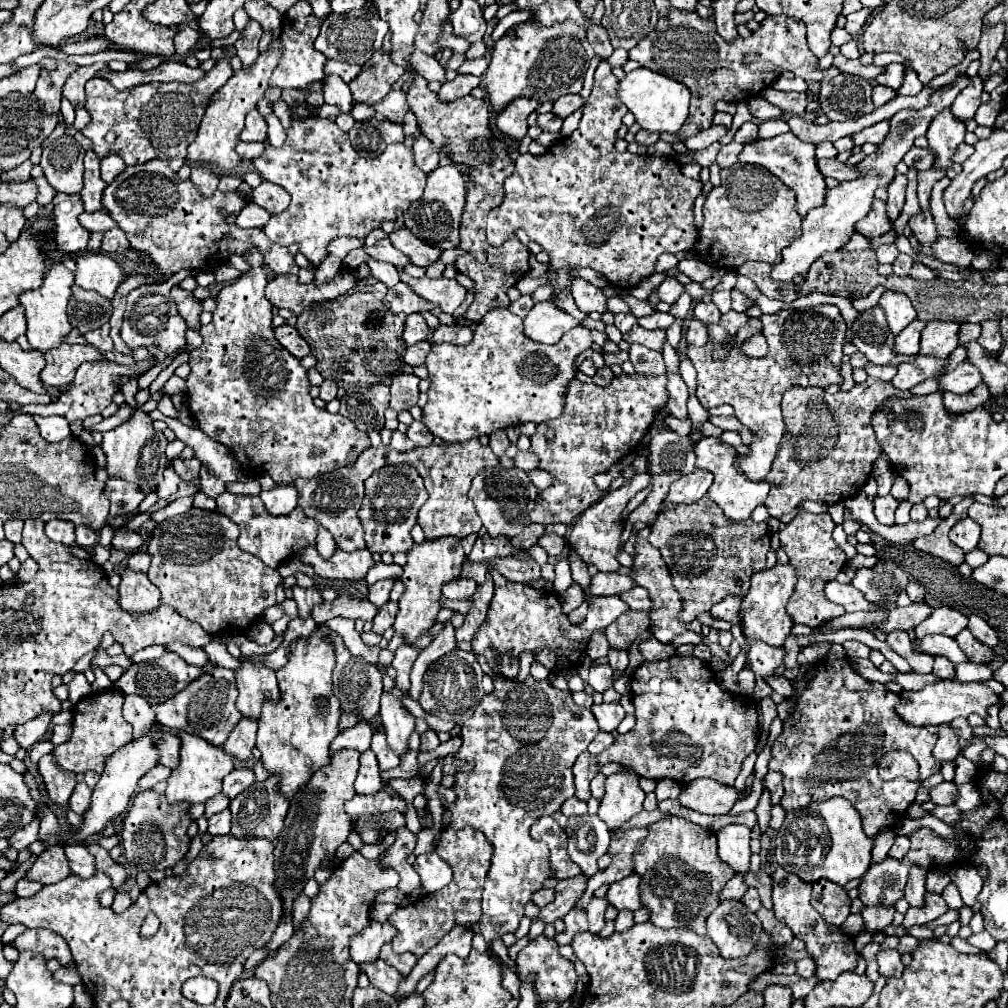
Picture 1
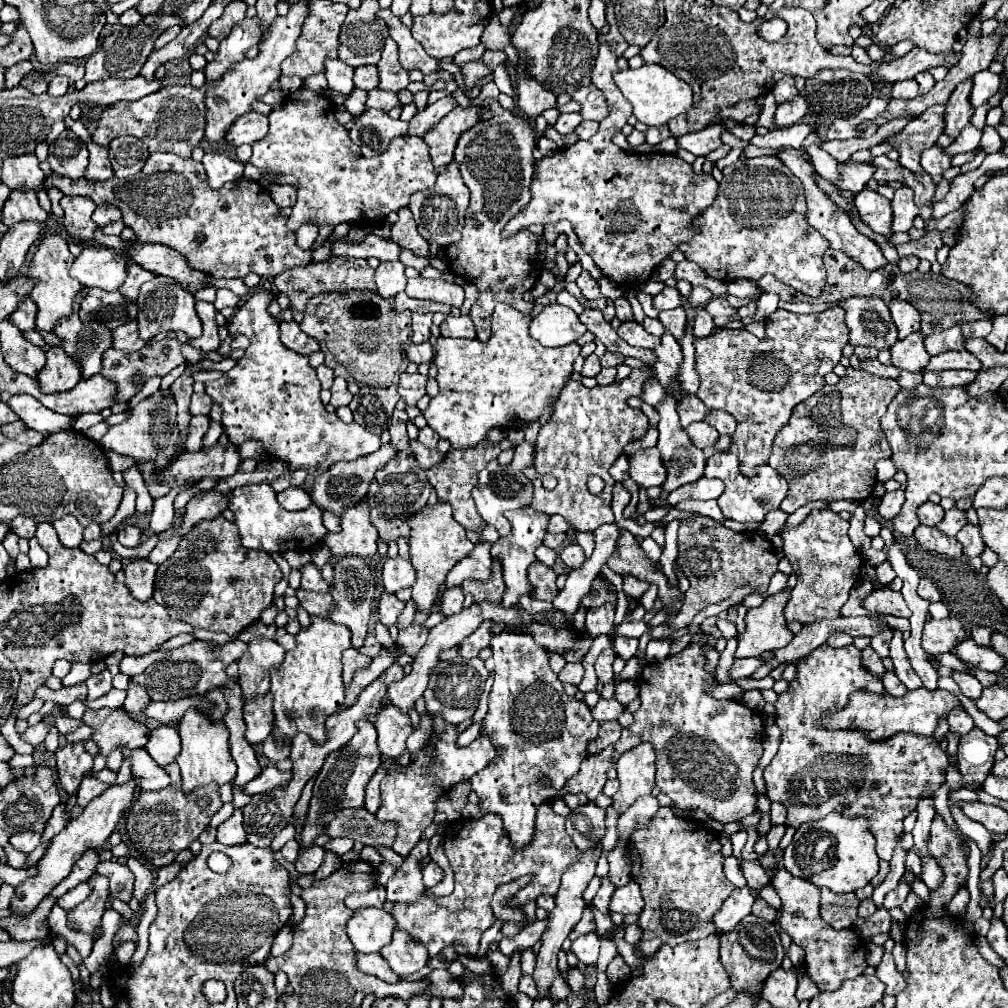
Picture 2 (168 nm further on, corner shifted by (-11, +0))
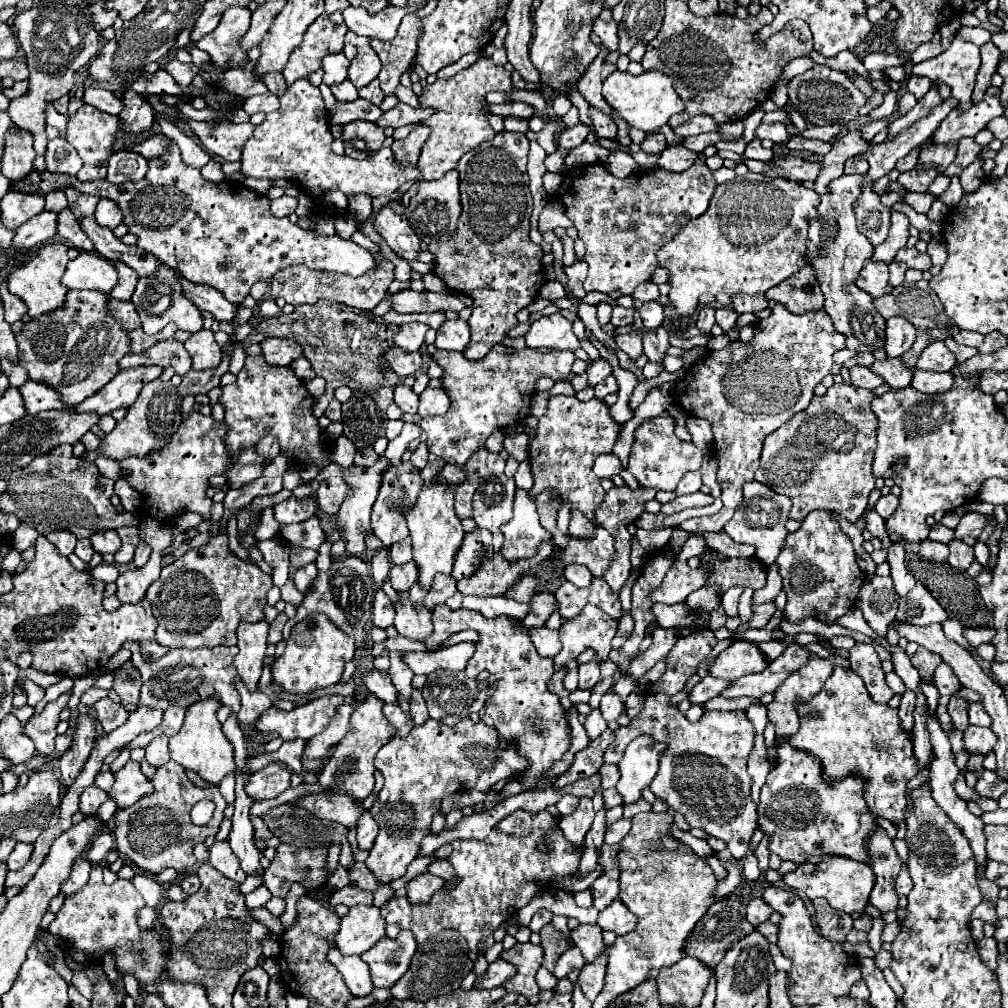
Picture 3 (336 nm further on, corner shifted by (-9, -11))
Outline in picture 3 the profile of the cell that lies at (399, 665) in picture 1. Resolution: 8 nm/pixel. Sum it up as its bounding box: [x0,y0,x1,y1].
[394,592,432,642]

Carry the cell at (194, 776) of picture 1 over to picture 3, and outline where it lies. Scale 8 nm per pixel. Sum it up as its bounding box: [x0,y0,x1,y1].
[170,696,234,786]

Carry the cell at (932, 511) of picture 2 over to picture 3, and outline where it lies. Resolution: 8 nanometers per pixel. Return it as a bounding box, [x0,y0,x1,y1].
[928,524,954,544]

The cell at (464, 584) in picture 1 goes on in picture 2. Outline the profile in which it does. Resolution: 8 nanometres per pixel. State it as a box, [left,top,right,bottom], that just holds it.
[446,541,492,587]

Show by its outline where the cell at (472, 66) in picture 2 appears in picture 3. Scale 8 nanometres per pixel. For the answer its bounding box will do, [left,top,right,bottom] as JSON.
[418,58,512,180]

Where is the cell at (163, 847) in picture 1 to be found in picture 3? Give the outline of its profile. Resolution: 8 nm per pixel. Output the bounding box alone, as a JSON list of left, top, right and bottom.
[114,760,228,874]

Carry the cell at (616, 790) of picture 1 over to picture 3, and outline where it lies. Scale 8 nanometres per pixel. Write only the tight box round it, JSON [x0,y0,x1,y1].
[616,736,664,804]

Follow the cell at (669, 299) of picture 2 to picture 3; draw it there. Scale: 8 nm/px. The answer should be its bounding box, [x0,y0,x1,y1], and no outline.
[640,302,664,328]

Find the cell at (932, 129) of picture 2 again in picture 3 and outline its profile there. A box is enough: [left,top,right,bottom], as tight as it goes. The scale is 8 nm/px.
[930,86,1004,144]

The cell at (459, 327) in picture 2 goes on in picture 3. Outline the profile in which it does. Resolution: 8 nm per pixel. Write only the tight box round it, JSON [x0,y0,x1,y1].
[436,320,470,352]

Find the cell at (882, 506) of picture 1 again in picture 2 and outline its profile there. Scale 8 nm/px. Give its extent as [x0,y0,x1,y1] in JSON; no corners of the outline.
[878,489,904,521]

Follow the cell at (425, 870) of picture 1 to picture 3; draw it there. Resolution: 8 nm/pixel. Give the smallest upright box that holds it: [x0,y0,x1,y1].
[408,872,444,904]

